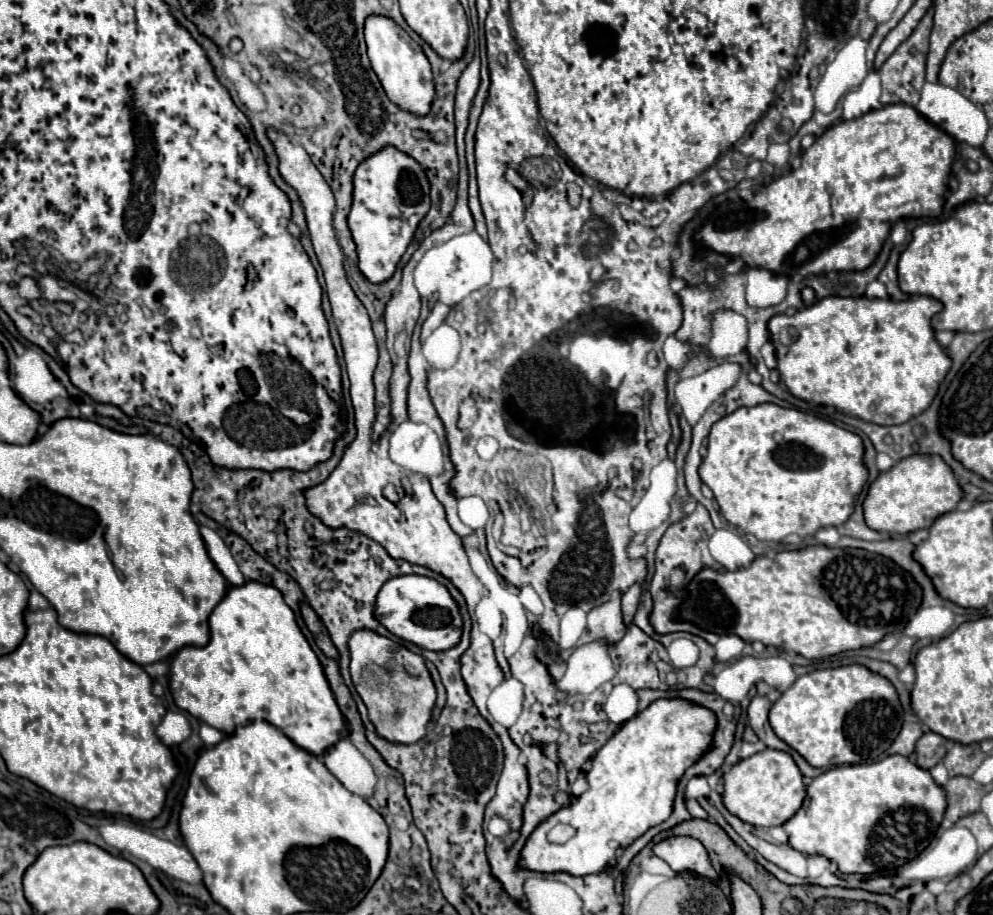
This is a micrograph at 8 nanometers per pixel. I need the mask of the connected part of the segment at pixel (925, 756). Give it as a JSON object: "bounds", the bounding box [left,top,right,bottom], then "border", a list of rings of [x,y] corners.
{"bounds":[916,732,946,770],"border":[[[926,732],[916,744],[916,766],[930,770],[946,754],[946,740],[934,732]]]}

